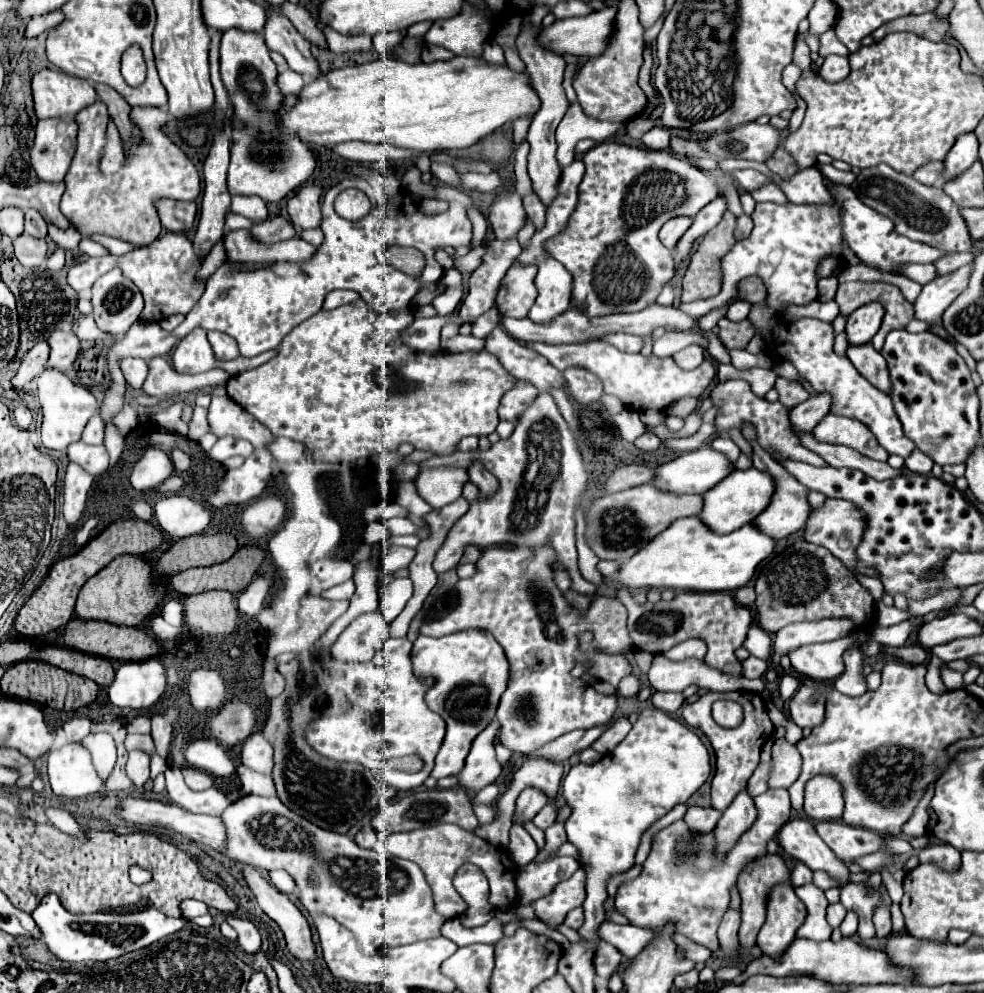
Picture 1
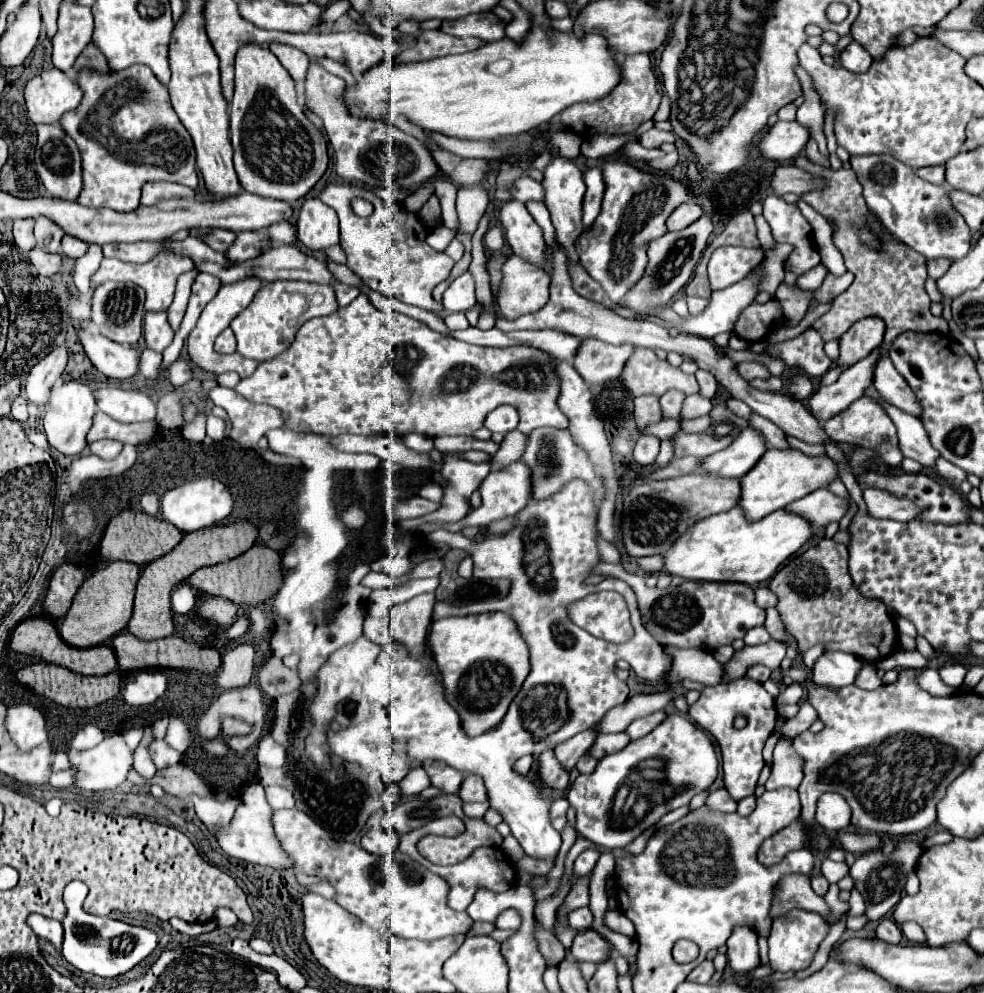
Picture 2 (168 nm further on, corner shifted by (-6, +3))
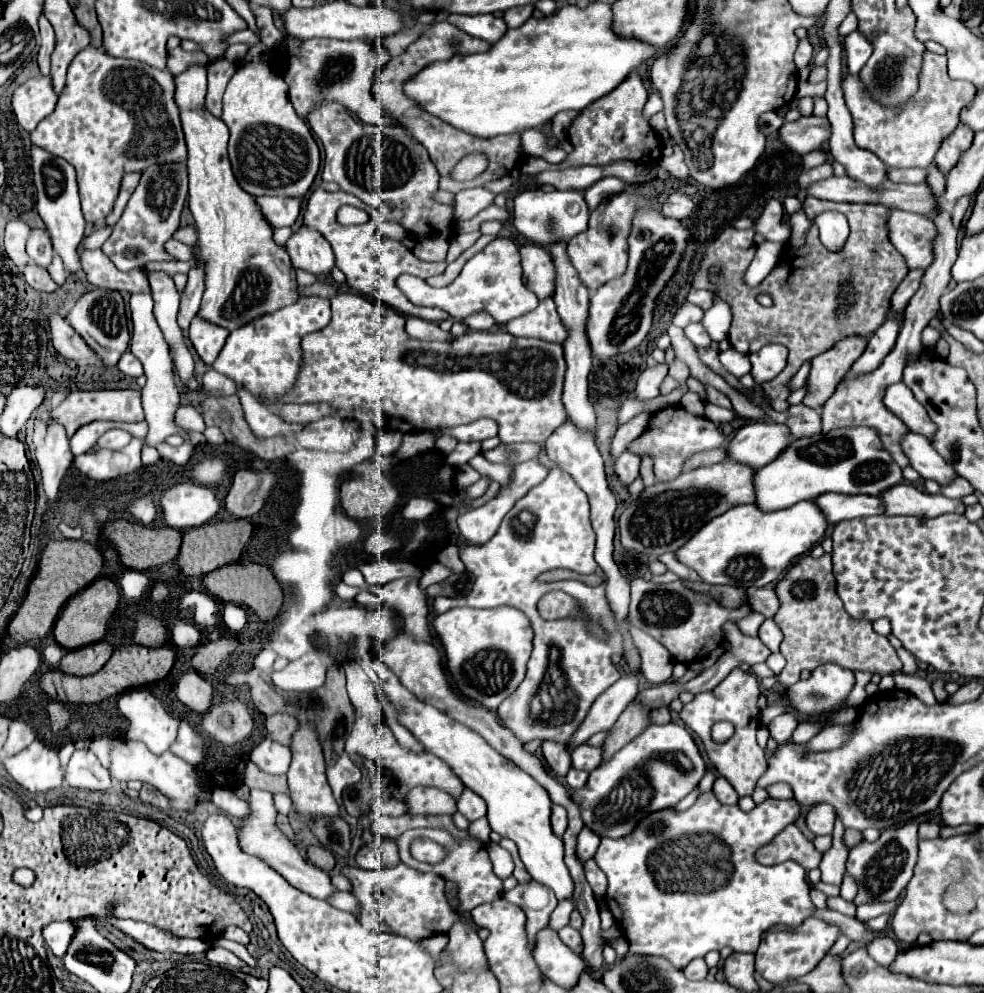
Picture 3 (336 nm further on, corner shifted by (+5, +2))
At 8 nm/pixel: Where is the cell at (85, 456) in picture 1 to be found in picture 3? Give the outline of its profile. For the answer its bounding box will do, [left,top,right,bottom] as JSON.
[98,430,132,450]

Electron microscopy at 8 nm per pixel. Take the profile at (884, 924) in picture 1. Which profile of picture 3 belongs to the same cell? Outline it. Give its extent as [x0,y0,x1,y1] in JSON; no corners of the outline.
[868,938,900,968]

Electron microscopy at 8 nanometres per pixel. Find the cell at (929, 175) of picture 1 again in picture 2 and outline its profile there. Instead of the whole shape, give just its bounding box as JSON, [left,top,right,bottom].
[917,165,945,185]

